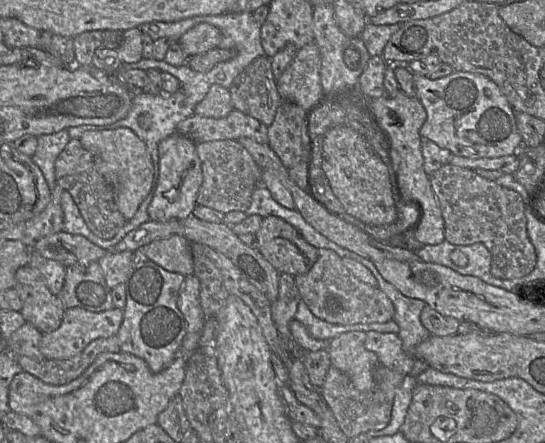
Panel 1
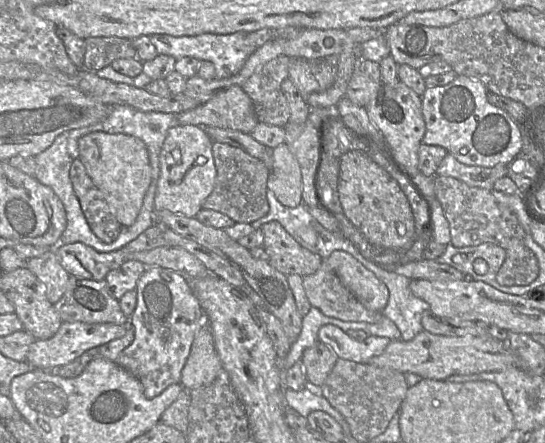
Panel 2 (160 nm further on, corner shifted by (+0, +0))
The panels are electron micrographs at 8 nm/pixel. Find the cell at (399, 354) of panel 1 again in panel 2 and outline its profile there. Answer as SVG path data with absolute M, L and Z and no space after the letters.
M334 325L322 326L318 331L318 340L329 346L338 358L358 363L367 363L372 357L382 354L391 342L389 338L378 336L356 341Z

